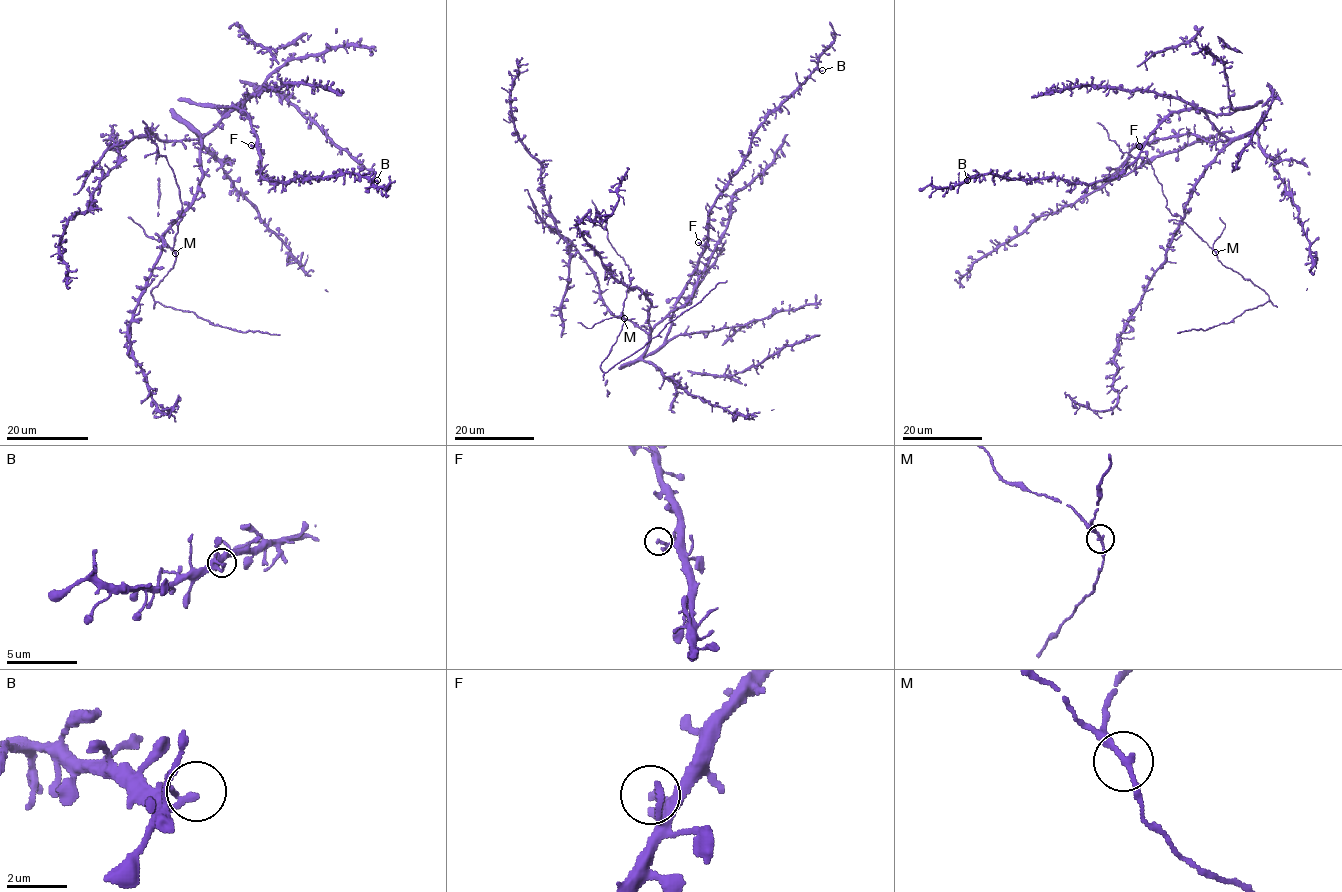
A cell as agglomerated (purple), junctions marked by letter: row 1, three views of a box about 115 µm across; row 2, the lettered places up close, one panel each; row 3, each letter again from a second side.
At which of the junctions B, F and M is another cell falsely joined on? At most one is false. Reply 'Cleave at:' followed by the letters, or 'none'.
Cleave at: none

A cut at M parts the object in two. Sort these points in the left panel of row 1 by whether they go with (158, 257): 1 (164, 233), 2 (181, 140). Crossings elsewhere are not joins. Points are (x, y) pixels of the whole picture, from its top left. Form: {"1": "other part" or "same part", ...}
{"1": "same part", "2": "same part"}

